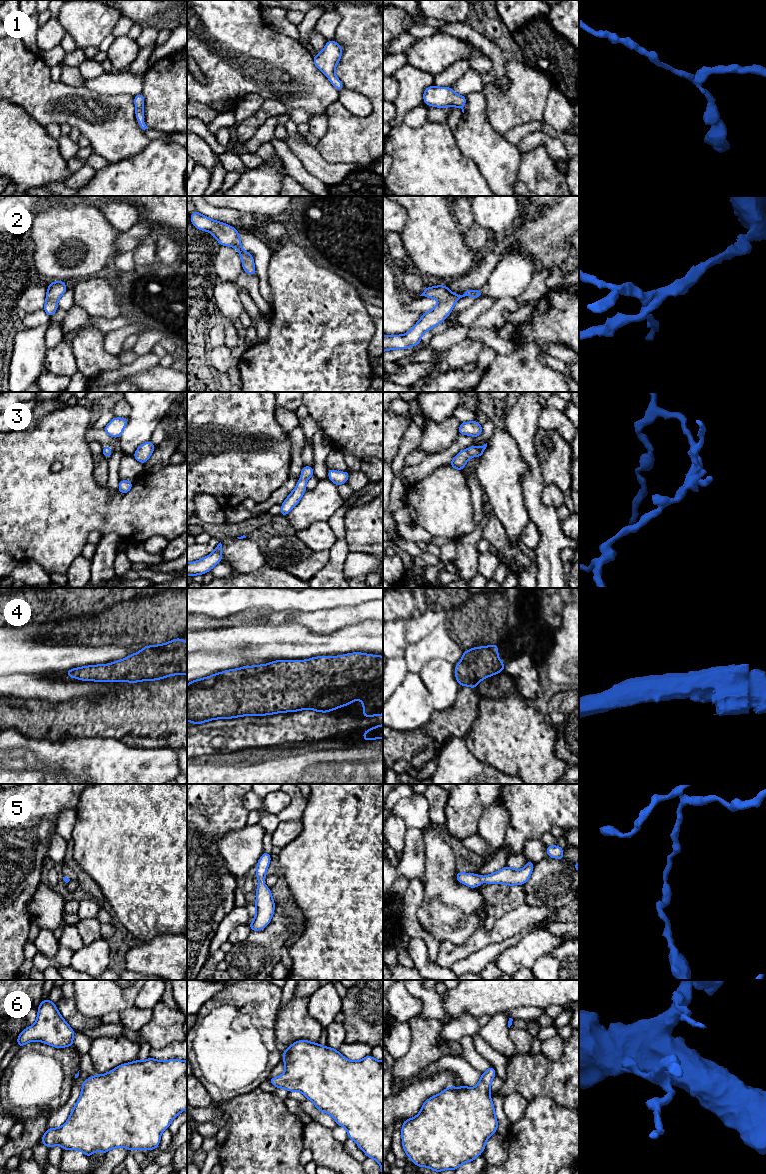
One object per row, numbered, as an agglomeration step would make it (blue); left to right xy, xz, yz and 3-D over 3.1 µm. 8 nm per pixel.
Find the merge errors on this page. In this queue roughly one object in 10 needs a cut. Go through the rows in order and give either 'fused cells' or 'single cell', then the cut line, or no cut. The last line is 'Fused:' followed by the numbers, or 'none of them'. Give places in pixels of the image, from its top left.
1: single cell; cut none
2: single cell; cut none
3: single cell; cut none
4: single cell; cut none
5: single cell; cut none
6: single cell; cut none
Fused: none of them

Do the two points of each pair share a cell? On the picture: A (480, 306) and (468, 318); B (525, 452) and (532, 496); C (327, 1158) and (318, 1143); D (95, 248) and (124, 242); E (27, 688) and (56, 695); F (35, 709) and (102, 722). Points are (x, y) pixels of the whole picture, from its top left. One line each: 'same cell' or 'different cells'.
A: same cell
B: same cell
C: same cell
D: different cells
E: same cell
F: same cell

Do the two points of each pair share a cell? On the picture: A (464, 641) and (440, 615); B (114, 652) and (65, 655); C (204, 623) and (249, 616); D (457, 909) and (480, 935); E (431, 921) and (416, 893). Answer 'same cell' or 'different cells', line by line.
A: different cells
B: same cell
C: same cell
D: different cells
E: different cells

